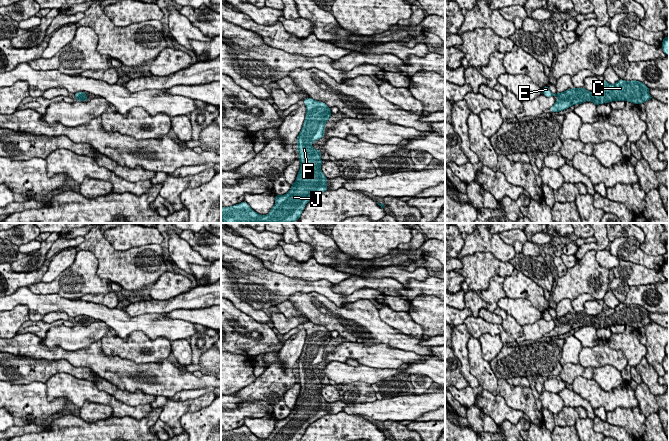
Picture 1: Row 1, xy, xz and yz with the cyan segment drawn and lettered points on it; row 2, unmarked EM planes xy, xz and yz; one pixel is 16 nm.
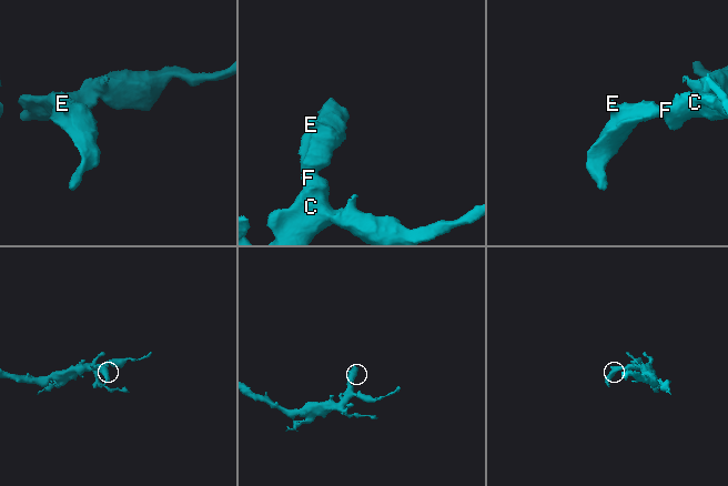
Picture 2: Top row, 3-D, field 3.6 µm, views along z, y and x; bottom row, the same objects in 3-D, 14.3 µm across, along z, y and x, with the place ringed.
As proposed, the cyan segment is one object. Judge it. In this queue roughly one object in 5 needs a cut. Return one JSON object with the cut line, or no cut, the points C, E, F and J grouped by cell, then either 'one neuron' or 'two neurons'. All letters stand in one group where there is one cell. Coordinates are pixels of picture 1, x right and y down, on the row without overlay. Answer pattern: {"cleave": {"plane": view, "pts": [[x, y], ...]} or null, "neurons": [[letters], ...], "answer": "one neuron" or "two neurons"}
{"cleave": null, "neurons": [["C", "E", "F", "J"]], "answer": "one neuron"}

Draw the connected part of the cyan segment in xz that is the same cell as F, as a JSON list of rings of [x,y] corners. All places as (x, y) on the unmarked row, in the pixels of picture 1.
[[[304,323],[306,339],[297,361],[300,393],[291,413],[284,419],[275,419],[275,428],[266,439],[255,436],[245,425],[221,431],[221,441],[300,441],[306,428],[328,414],[327,402],[321,394],[321,376],[311,369],[324,361],[325,347],[331,333],[324,326]]]

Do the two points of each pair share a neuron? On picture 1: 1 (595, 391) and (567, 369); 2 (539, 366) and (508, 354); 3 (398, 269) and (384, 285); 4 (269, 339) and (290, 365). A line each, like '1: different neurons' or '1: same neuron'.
1: different neurons
2: same neuron
3: different neurons
4: different neurons

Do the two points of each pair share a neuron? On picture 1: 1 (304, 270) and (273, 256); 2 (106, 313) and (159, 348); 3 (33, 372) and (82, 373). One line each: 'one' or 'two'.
1: one
2: two
3: one

